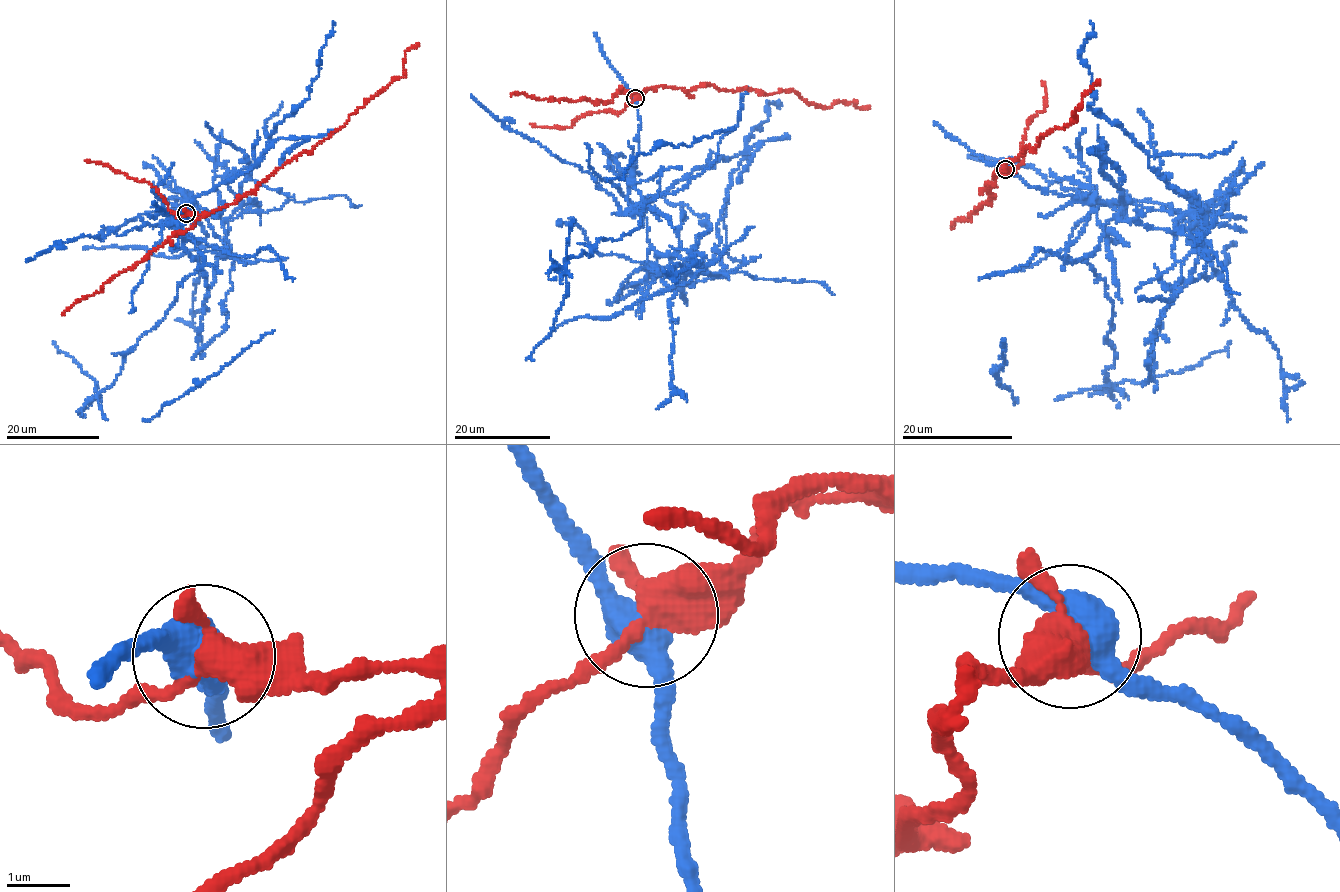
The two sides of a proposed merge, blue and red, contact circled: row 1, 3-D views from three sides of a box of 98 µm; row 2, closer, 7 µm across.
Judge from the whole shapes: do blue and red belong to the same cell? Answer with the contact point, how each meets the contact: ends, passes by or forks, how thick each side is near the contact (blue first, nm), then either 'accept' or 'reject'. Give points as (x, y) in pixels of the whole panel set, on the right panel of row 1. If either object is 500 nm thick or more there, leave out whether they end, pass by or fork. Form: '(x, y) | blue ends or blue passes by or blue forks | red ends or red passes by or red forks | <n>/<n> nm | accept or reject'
(1005, 169) | blue passes by | red forks | 480/360 nm | reject

